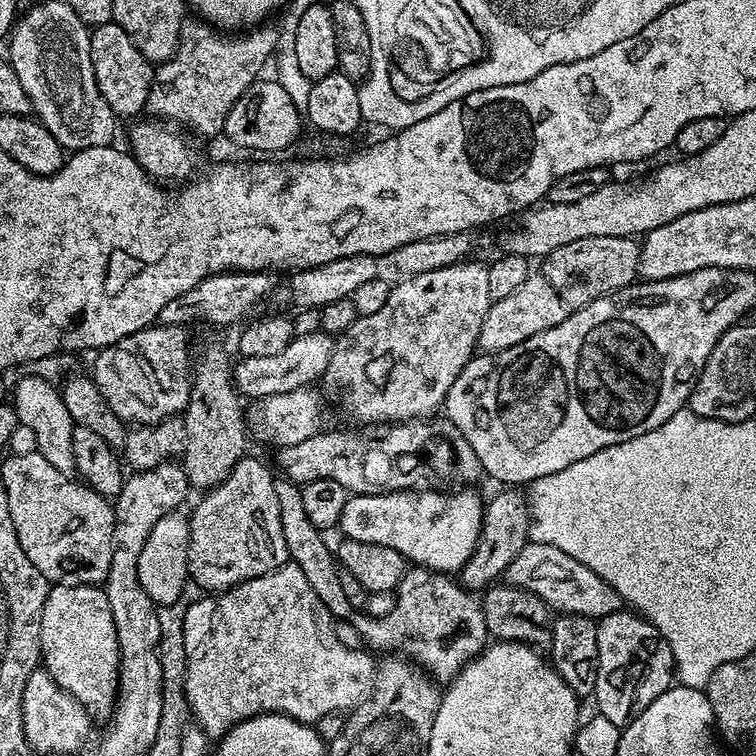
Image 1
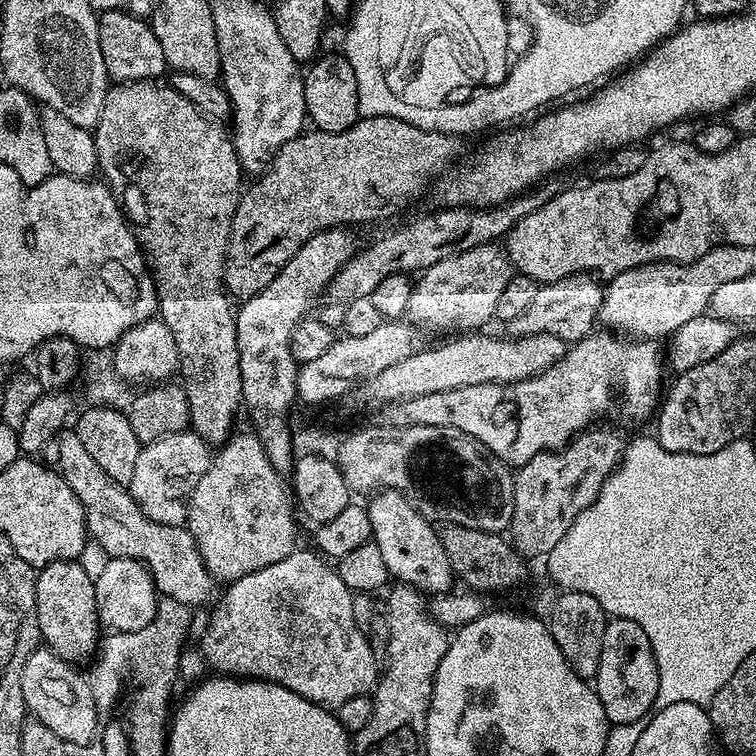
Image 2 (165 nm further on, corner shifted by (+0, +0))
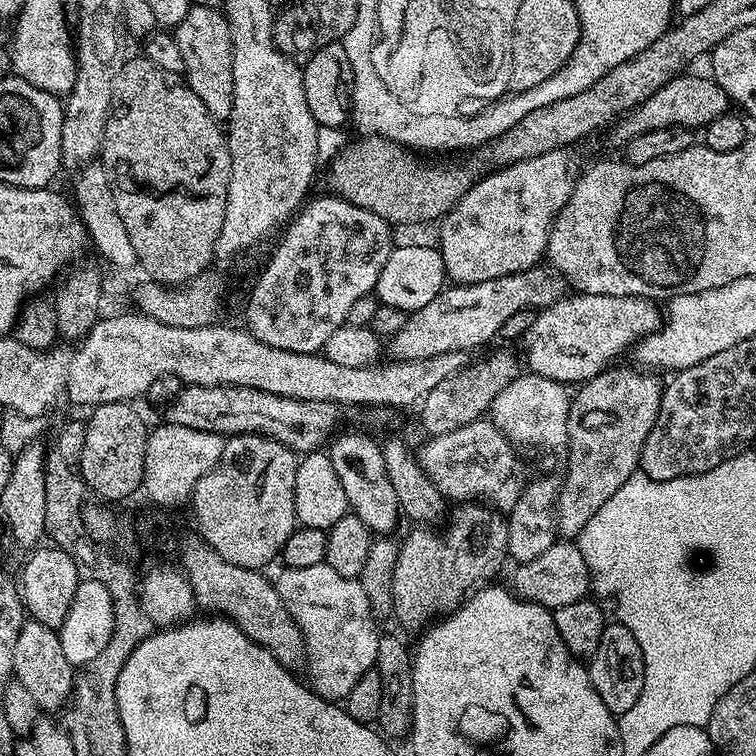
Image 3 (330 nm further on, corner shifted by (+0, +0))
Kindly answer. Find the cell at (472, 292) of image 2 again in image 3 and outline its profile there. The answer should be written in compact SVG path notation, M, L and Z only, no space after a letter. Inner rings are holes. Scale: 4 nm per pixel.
M555 148L546 154L538 154L538 158L526 158L522 162L514 162L505 168L497 168L489 171L489 176L481 175L479 179L477 179L469 192L448 211L448 215L443 217L438 224L438 227L440 227L440 241L438 241L438 247L442 254L442 262L444 263L447 279L451 281L453 285L477 284L483 280L493 280L494 278L509 276L510 274L518 274L519 272L525 272L526 270L537 267L537 265L545 259L548 250L548 235L552 229L552 223L556 221L556 215L562 210L562 206L566 206L566 202L572 193L572 188L576 185L578 179L577 169L572 169L572 154L571 151Z

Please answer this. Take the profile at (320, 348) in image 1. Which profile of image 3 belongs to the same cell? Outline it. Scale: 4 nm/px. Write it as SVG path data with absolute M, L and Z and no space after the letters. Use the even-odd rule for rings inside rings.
M537 266L477 284L445 286L430 303L422 306L422 310L411 313L405 319L402 330L387 341L387 351L388 348L392 351L393 361L434 358L451 352L471 353L472 348L480 348L492 339L495 341L504 323L511 315L518 314L518 310L548 308L555 300L561 299L559 283L561 281L547 267Z

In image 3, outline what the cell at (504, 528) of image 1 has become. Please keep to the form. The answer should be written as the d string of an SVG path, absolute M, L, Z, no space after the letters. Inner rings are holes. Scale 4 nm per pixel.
M611 367L598 373L592 380L581 383L575 389L568 406L568 469L562 475L560 493L556 495L556 530L561 537L576 538L580 531L618 494L618 490L633 476L640 467L642 446L646 442L646 434L654 426L656 411L660 408L662 380L659 375L649 374L644 370L631 372L628 368Z

